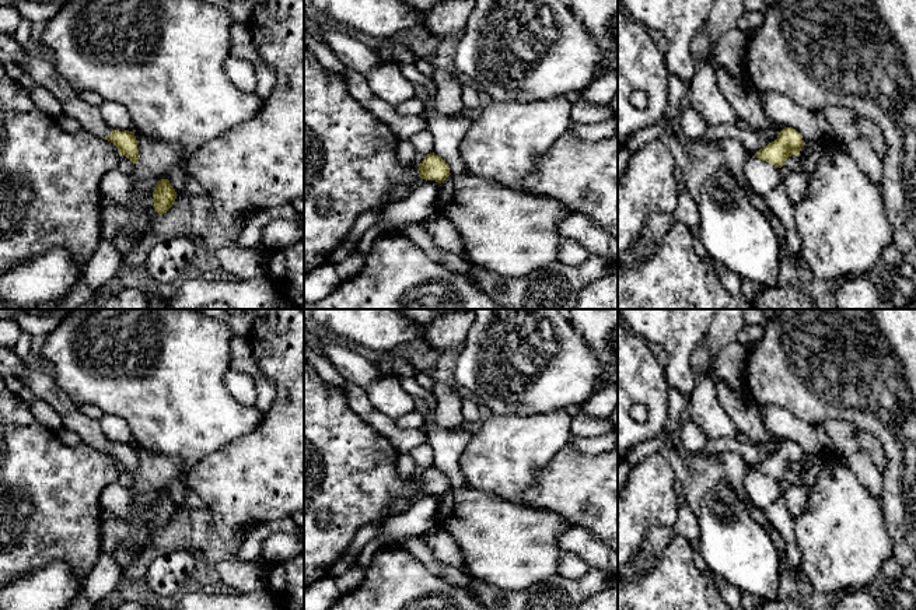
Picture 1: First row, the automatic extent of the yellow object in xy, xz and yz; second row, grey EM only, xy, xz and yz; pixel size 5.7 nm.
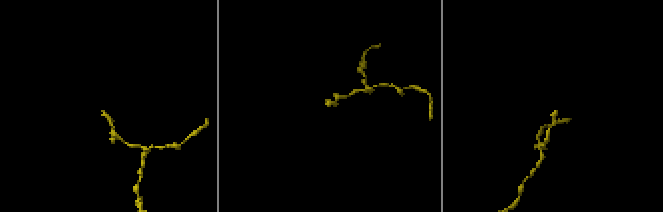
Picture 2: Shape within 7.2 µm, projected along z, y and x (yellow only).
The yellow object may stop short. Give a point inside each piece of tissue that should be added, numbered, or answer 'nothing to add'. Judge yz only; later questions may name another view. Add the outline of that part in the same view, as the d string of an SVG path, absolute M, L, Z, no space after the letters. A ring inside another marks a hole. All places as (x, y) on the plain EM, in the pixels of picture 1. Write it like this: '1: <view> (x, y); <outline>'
nothing to add

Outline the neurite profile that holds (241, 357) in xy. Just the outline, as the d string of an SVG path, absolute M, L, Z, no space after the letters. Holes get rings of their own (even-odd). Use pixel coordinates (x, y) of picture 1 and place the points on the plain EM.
M234 334L230 341L231 361L230 369L249 375L256 385L256 403L255 409L266 413L276 397L276 389L258 369L251 353L251 347L245 337Z

